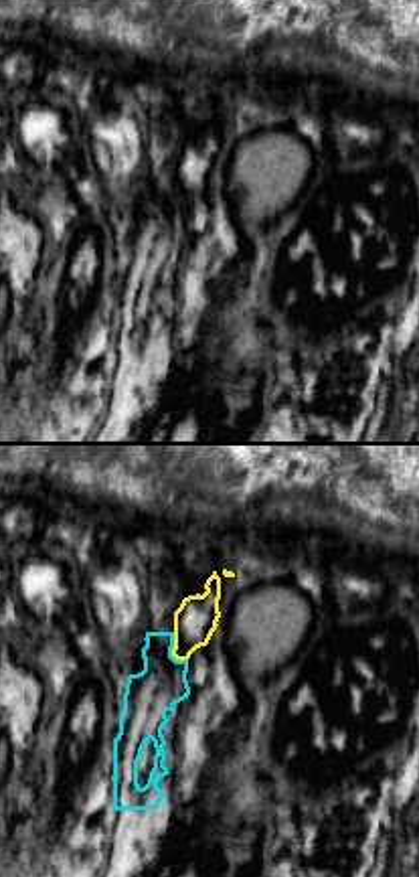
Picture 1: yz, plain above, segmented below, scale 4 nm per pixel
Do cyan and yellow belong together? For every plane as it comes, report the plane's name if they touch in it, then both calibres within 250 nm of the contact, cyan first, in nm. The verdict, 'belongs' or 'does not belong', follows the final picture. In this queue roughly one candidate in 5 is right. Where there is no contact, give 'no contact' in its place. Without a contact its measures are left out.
yz | 190/170 nm

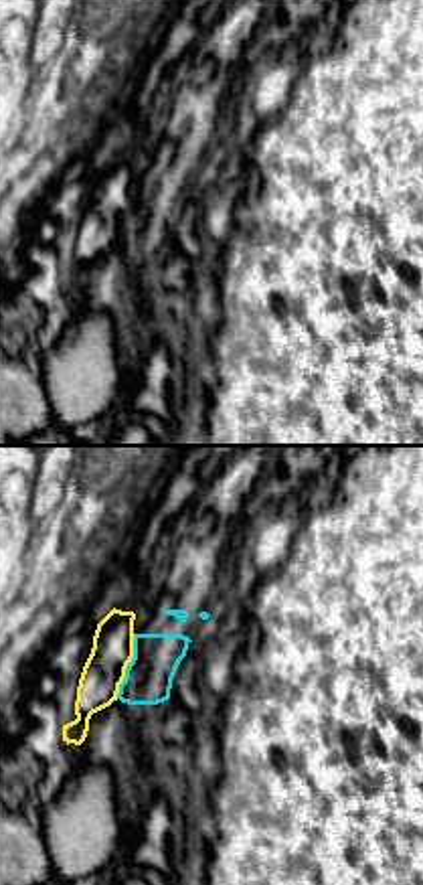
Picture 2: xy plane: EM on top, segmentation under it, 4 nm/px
xy | 190/160 nm

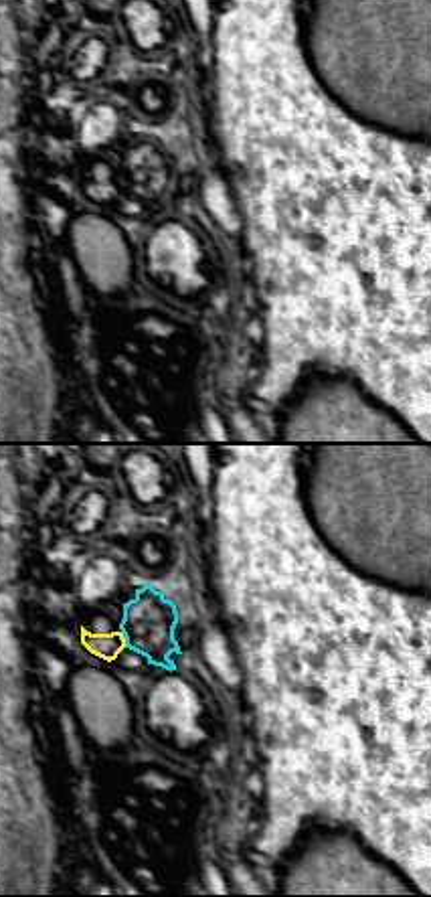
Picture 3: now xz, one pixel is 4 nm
xz | 220/100 nm

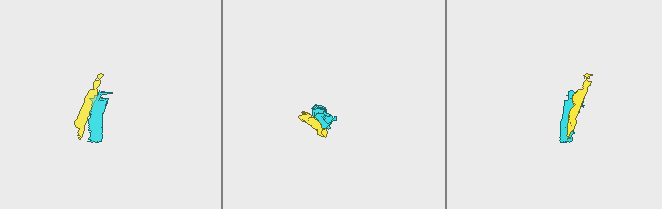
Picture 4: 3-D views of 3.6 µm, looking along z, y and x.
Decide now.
does not belong

